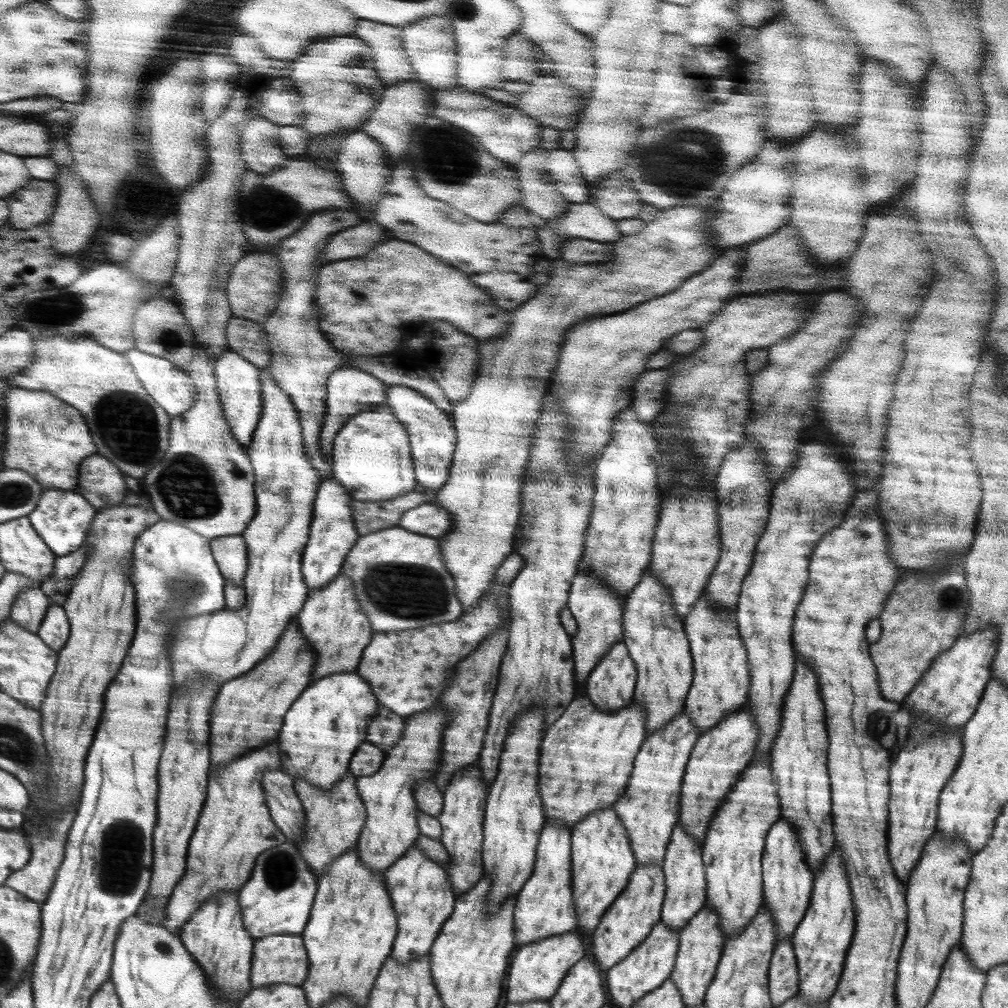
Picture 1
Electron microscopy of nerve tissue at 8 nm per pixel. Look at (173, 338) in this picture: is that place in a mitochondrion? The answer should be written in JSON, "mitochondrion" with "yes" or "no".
{"mitochondrion":"yes"}

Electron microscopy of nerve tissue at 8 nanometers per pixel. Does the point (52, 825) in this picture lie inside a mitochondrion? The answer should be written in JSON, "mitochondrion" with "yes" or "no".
{"mitochondrion":"yes"}

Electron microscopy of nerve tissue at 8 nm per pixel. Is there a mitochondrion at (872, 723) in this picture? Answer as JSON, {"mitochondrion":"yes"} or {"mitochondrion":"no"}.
{"mitochondrion":"yes"}

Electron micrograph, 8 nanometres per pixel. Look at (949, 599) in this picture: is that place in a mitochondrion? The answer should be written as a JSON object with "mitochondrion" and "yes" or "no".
{"mitochondrion":"yes"}

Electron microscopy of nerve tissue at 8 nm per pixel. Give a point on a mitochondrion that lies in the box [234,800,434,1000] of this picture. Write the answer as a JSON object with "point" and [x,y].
{"point":[281,870]}

